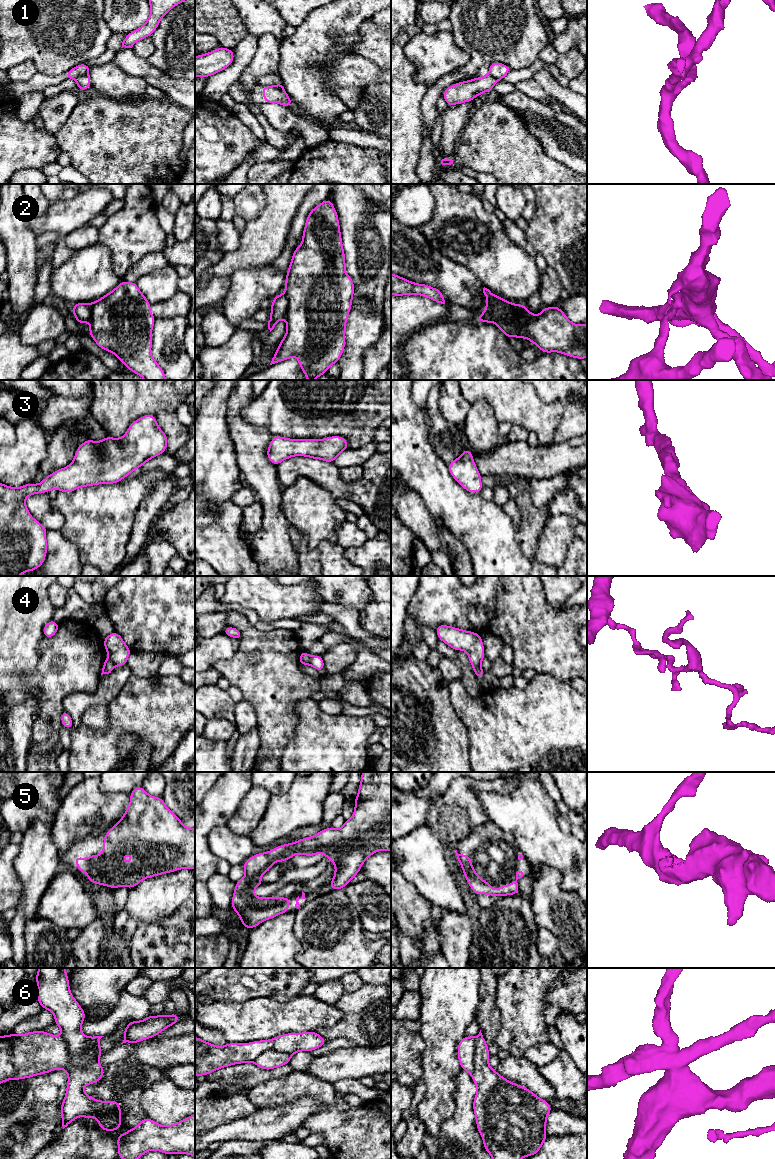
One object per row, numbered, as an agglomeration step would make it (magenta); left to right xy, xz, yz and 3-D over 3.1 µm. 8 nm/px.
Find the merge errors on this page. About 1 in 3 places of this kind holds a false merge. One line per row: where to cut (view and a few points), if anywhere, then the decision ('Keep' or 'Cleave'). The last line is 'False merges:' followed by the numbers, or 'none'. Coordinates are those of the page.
1: Split along xy (87, 74), (82, 74), (75, 79). Cleave
2: Split along yz (524, 305), (518, 309), (518, 312), (511, 319), (506, 318). Cleave
3: No split. Keep
4: Split along xz (311, 656), (308, 664). Cleave
5: No split. Keep
6: Split along xz (291, 1054), (285, 1051), (266, 1050), (253, 1062). Cleave
False merges: 1, 2, 4, 6

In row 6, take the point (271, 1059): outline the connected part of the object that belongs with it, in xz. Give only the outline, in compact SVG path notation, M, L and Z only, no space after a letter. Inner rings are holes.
M269 1050L261 1054L253 1063L264 1070L272 1070L289 1064L291 1056L292 1055L287 1052Z

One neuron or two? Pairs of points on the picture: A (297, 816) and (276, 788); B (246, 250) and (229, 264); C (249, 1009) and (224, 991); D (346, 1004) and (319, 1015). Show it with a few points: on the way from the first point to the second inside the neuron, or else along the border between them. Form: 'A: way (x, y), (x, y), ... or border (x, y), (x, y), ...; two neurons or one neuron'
A: border (293, 782), (286, 791), (281, 794), (272, 795); two neurons
B: way (242, 254), (233, 261); one neuron
C: border (261, 996), (237, 1002), (214, 1001); two neurons
D: border (334, 1005), (343, 1016), (333, 1025), (324, 1028); two neurons

